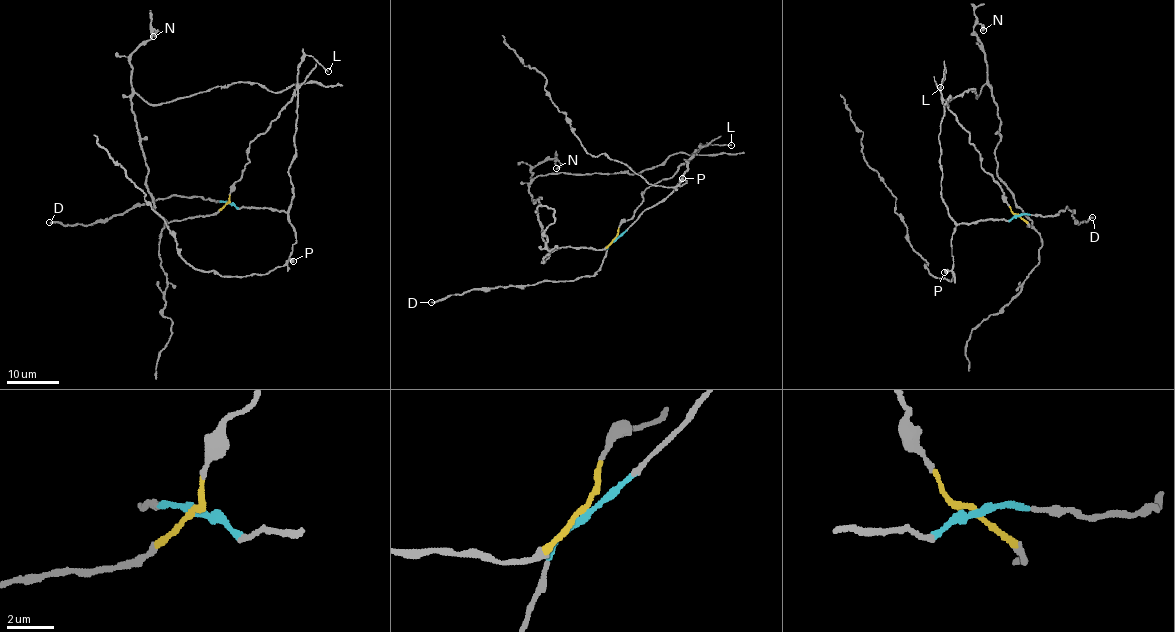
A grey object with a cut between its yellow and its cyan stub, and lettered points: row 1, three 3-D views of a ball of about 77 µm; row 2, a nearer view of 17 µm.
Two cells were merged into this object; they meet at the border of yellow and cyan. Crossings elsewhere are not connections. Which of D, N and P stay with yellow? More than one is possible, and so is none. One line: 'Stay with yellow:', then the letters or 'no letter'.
Stay with yellow: N

